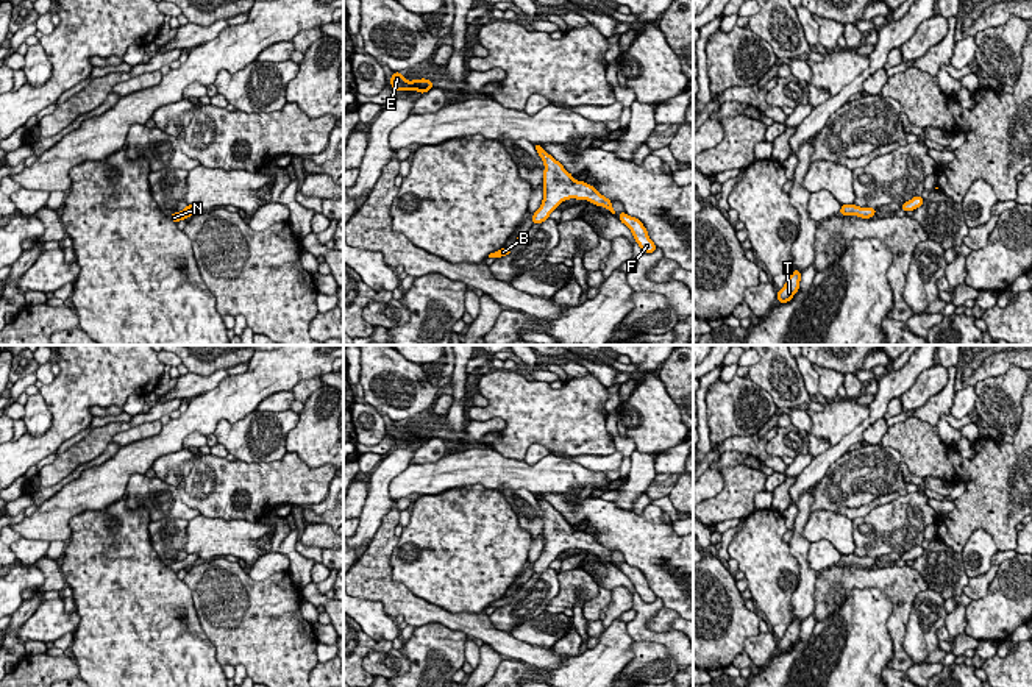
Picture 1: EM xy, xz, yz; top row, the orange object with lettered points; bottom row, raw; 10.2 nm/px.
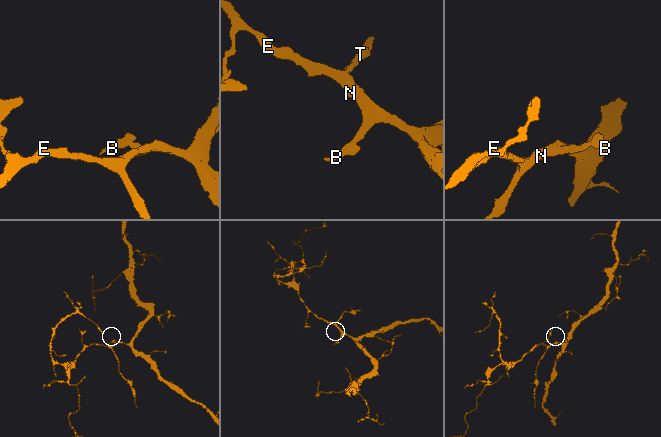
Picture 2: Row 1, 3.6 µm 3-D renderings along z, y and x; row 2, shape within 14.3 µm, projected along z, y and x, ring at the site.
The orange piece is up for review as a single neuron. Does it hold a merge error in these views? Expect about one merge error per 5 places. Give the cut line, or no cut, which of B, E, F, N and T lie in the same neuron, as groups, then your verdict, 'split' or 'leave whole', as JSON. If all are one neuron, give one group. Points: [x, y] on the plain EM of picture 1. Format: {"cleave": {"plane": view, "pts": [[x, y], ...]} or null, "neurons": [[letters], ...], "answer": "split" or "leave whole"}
{"cleave": null, "neurons": [["B", "E", "F", "N", "T"]], "answer": "leave whole"}

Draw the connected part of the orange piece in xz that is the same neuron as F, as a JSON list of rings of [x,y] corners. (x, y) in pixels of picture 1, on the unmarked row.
[[[620,562],[618,568],[620,568],[621,573],[625,573],[631,579],[635,592],[639,593],[639,596],[645,603],[654,603],[656,601],[657,596],[649,589],[646,578],[643,576],[643,573],[639,568],[631,567],[626,562]]]

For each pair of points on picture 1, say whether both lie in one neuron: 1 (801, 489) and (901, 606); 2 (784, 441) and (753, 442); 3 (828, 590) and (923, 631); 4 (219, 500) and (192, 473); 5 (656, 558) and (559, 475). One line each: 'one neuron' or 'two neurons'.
1: two neurons
2: two neurons
3: two neurons
4: one neuron
5: two neurons

